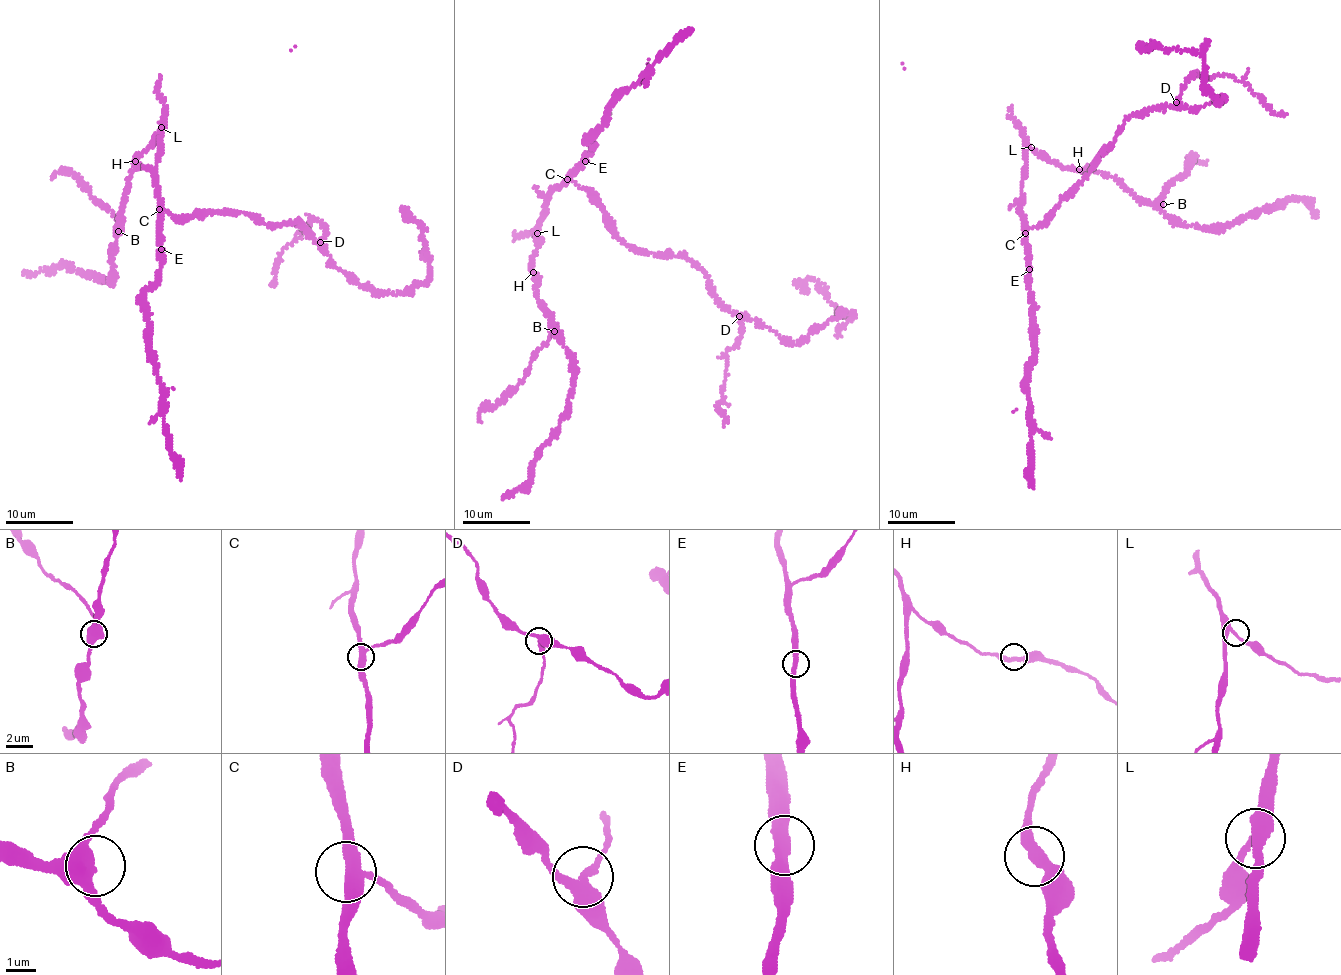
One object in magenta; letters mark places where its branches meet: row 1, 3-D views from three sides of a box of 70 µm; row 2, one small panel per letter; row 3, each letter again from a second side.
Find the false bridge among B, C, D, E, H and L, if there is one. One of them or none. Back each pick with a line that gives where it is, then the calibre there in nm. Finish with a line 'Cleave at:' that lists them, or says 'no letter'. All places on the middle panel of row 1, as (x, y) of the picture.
D: at (739, 316); 340 nm thick
Cleave at: D

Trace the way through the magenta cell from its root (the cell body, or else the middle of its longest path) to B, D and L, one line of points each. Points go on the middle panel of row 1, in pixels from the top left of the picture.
B: (578, 185), (569, 181), (553, 191), (536, 231), (538, 246), (531, 273), (554, 331)
D: (578, 185), (597, 195), (620, 239), (647, 252), (684, 257), (700, 265), (714, 296), (728, 310), (740, 315)
L: (578, 185), (569, 181), (553, 191), (544, 204), (537, 233)

